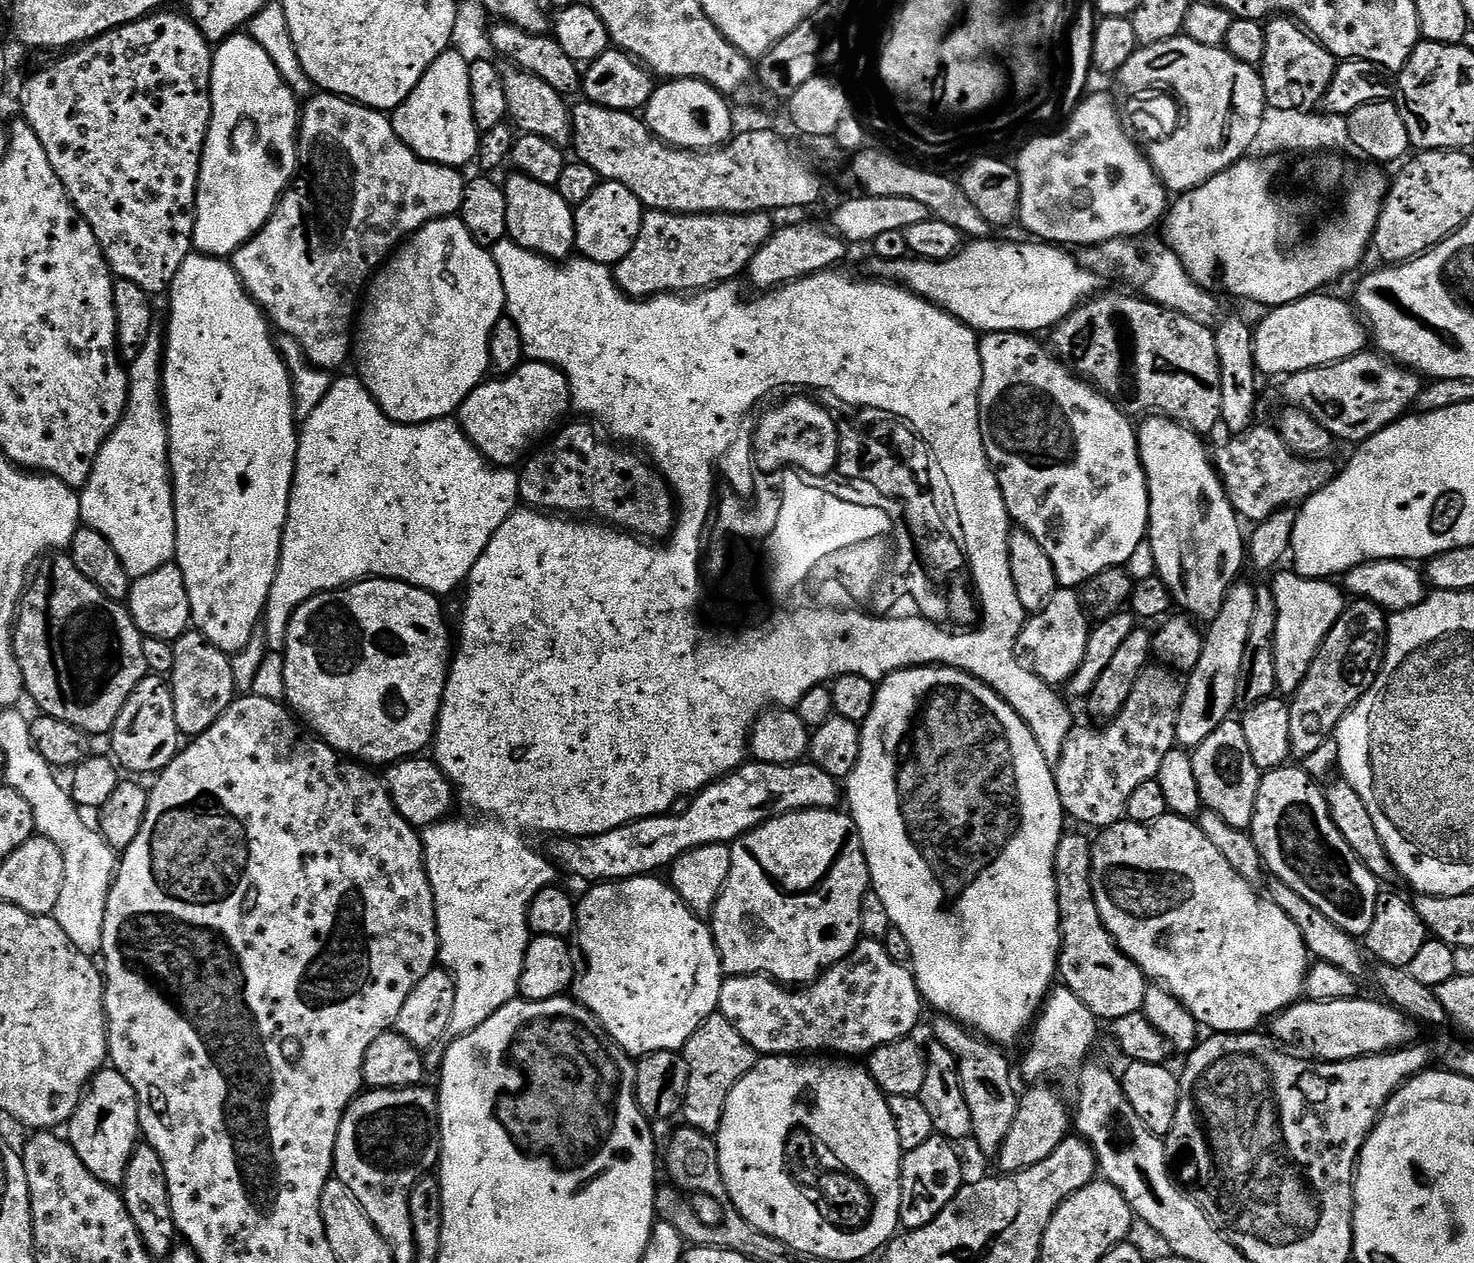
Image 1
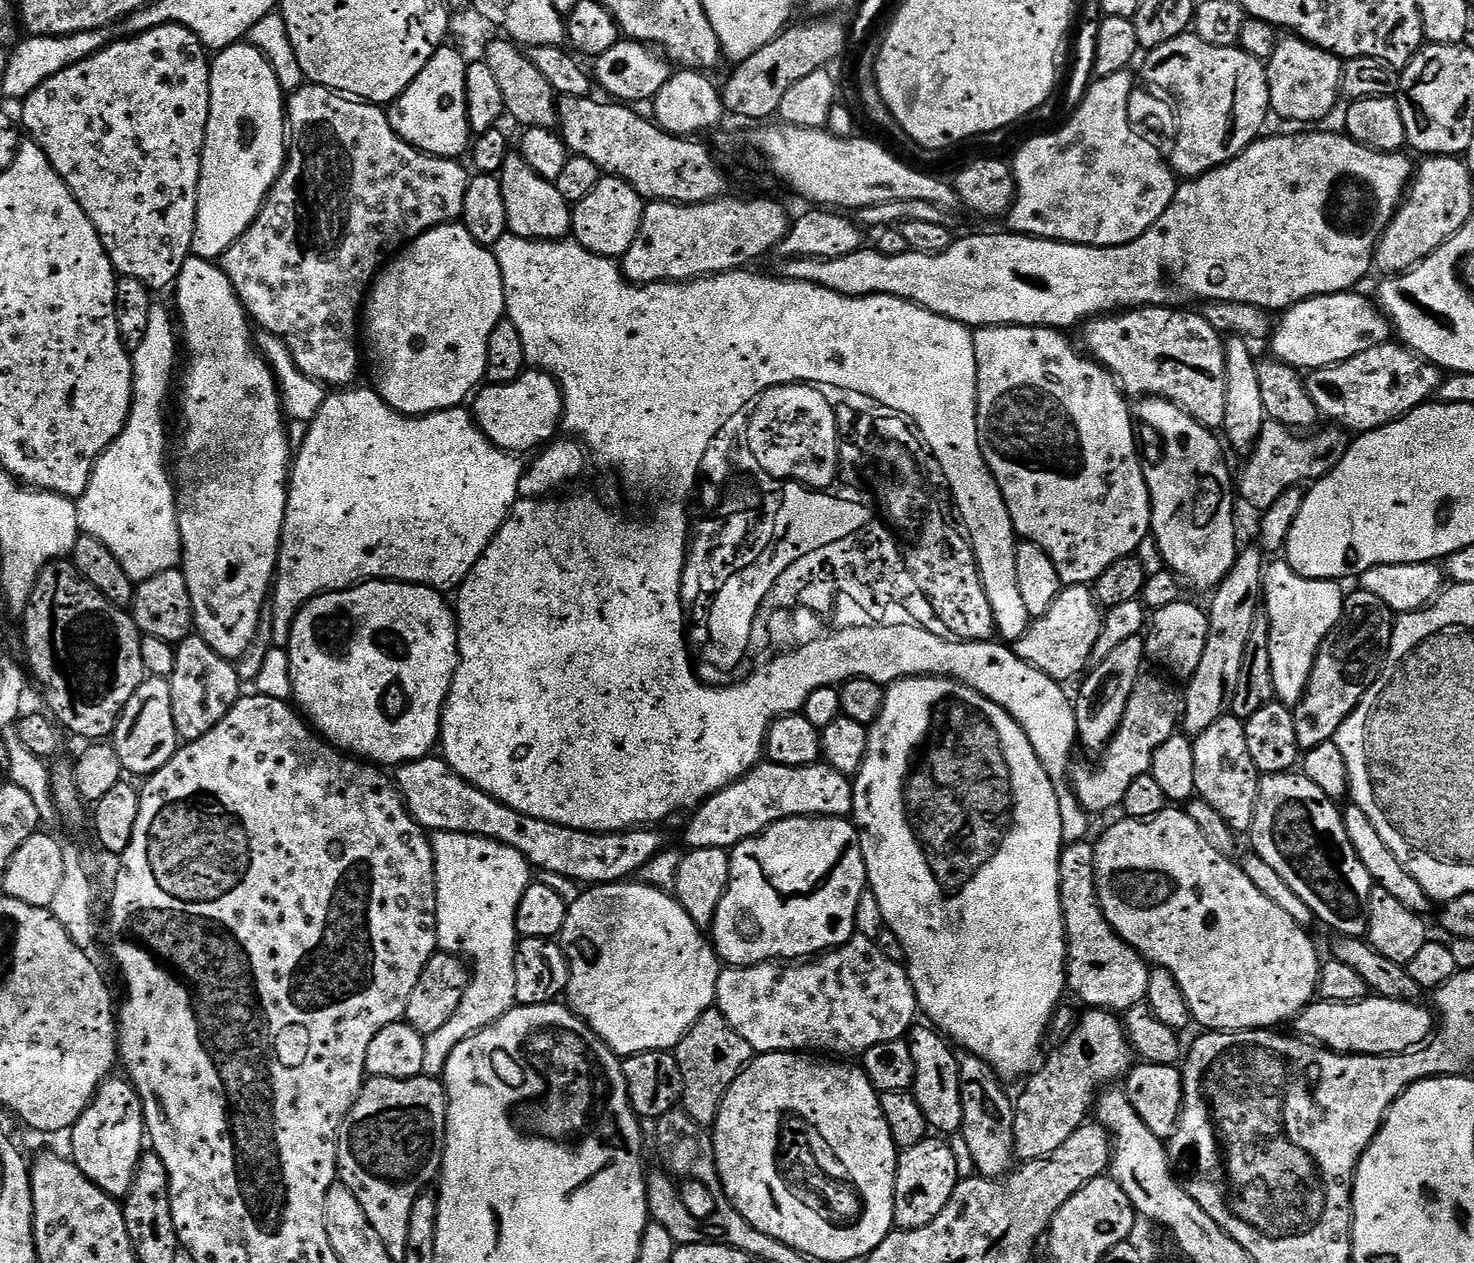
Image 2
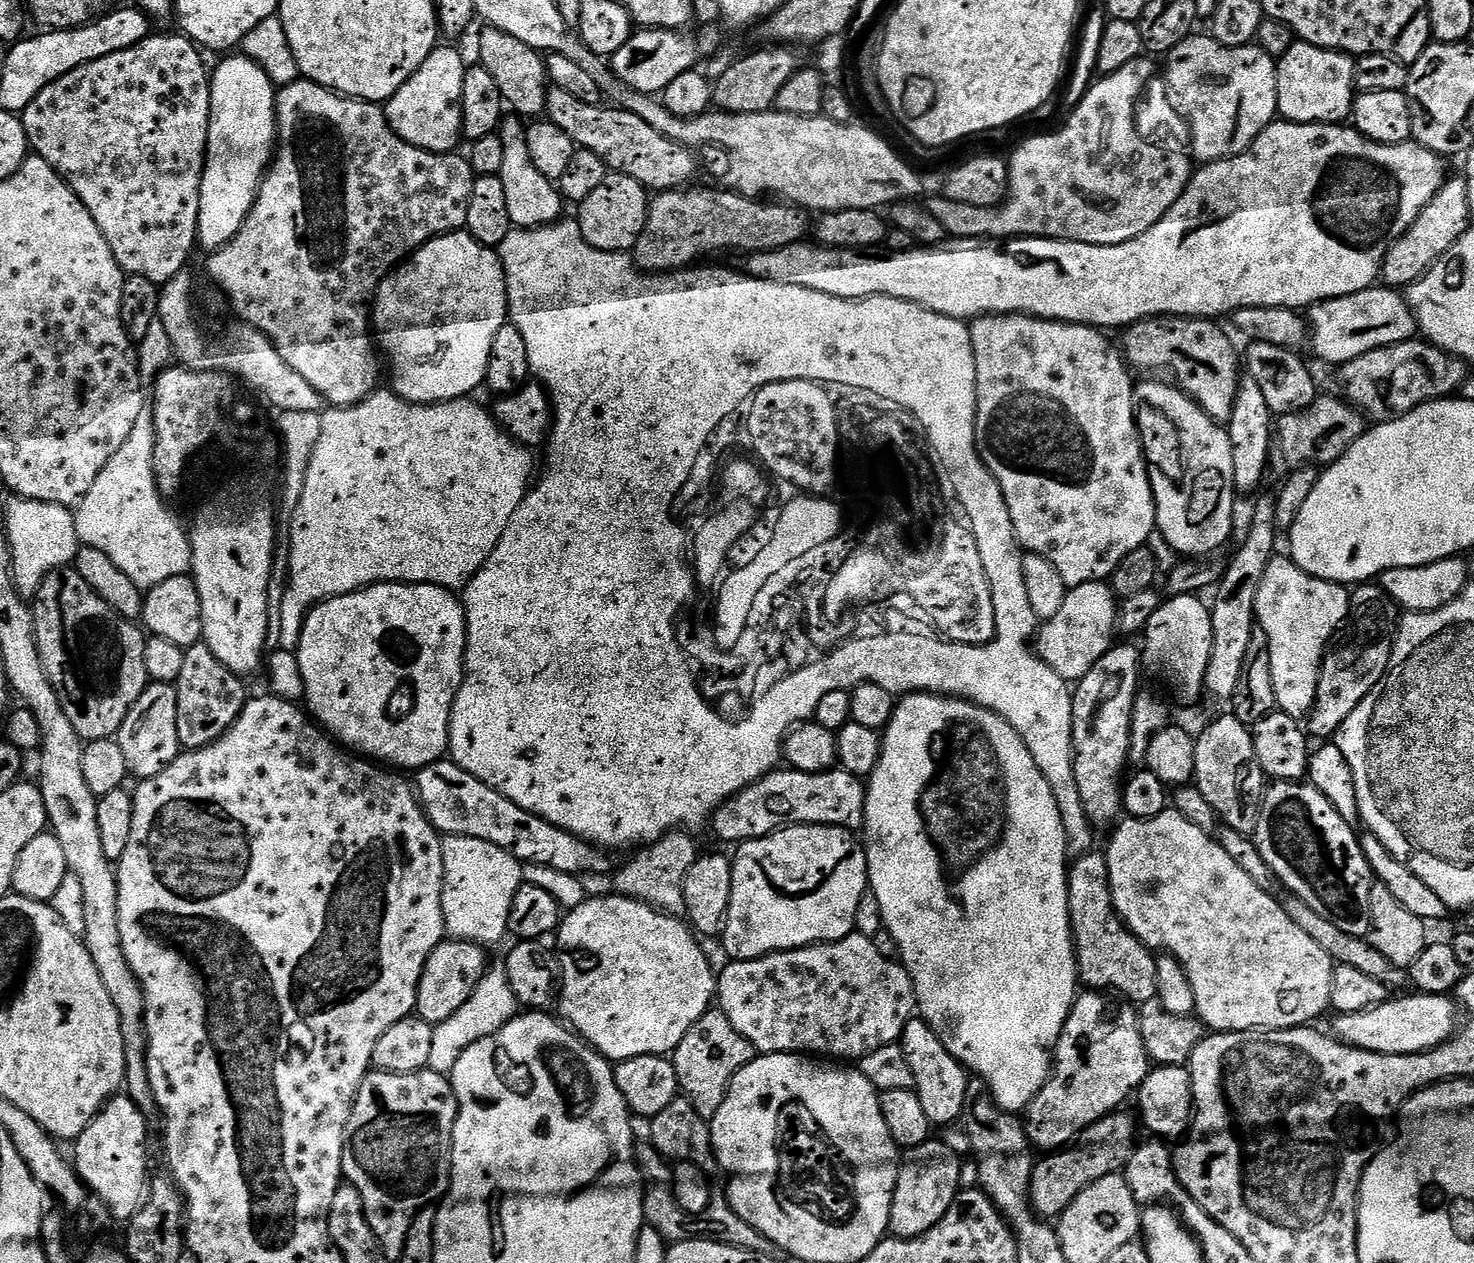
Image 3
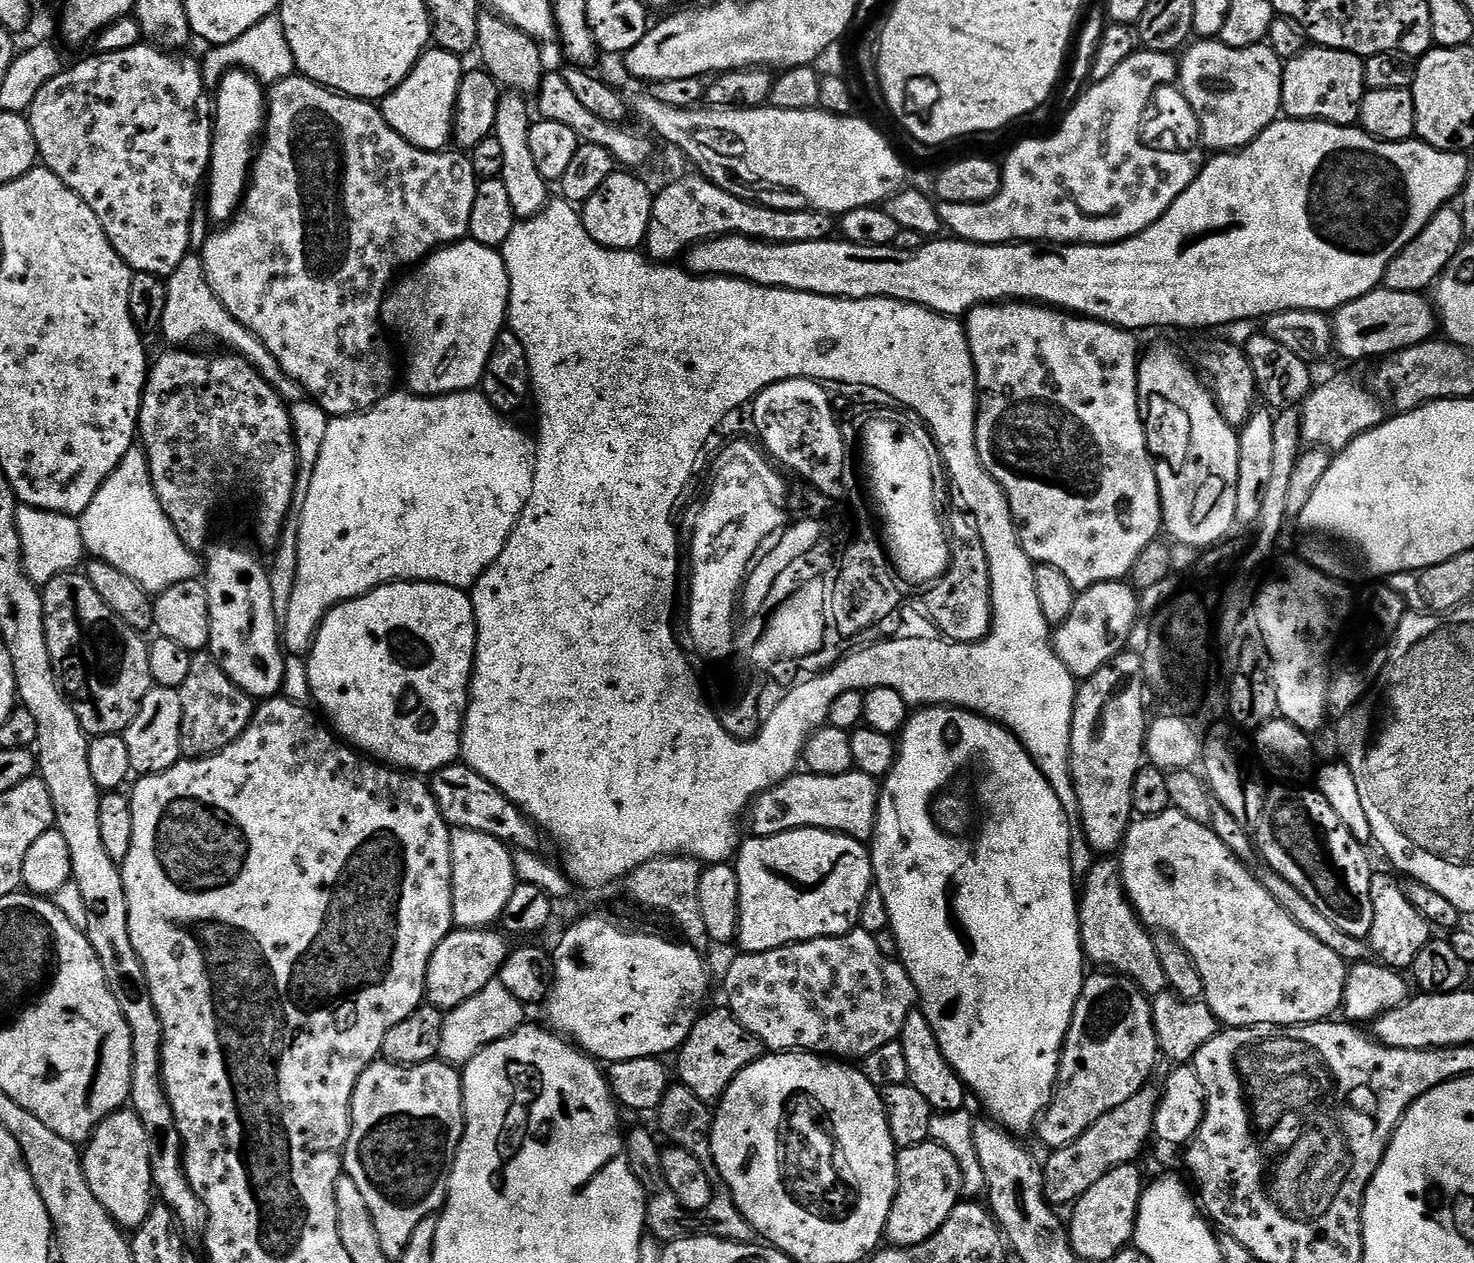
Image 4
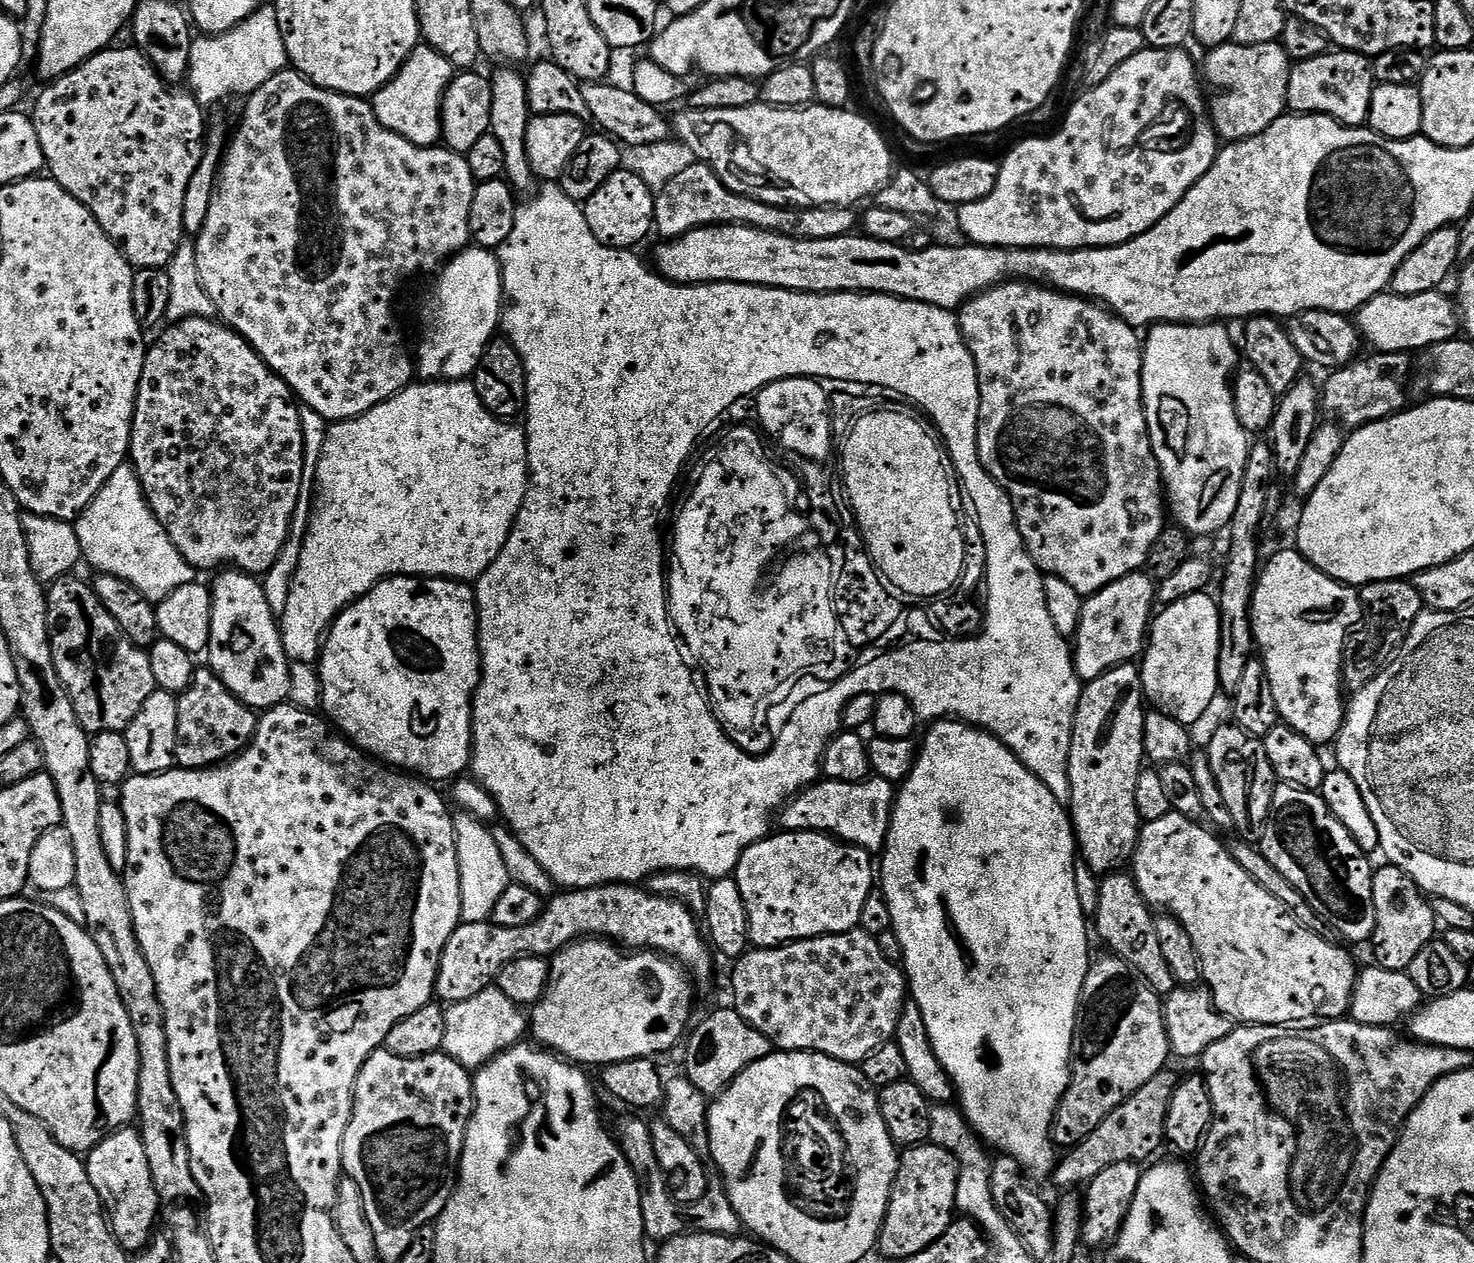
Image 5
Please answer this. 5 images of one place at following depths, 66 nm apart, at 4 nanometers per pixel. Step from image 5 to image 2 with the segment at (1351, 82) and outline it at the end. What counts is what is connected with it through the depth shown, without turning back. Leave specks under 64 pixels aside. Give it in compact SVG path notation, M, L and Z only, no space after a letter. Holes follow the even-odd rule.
M1288 34L1277 39L1276 49L1272 57L1266 61L1268 69L1268 89L1270 90L1270 102L1268 103L1273 117L1281 116L1284 120L1293 120L1296 126L1316 126L1319 120L1324 120L1336 108L1336 103L1342 100L1340 83L1344 77L1344 66L1340 57L1314 46L1301 36Z

